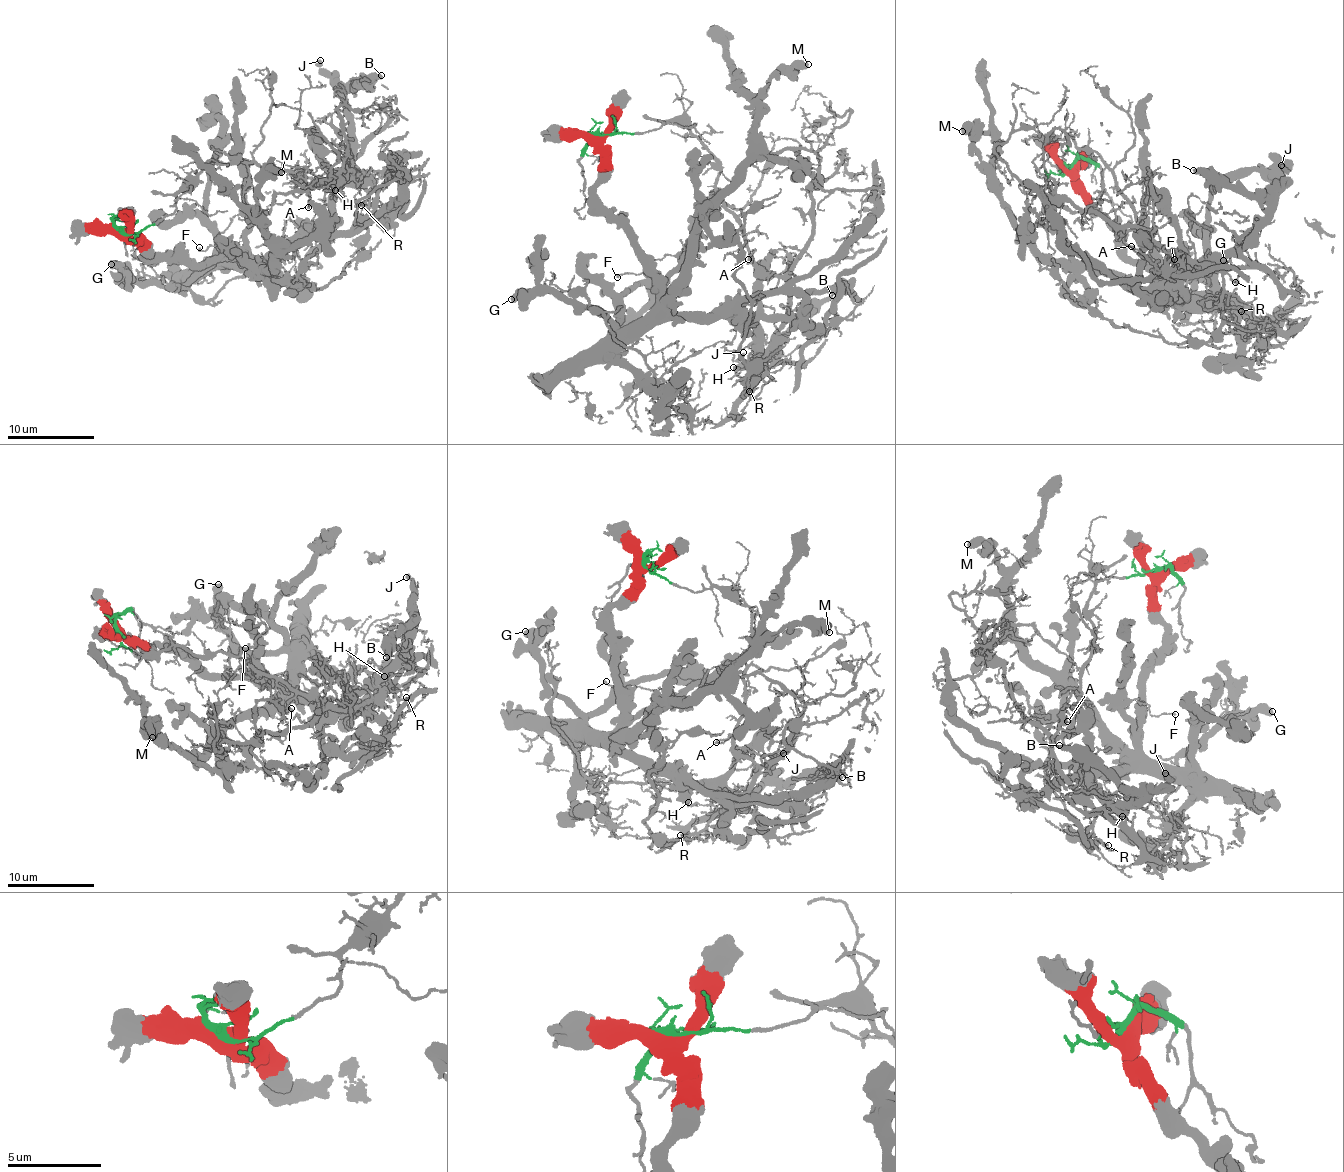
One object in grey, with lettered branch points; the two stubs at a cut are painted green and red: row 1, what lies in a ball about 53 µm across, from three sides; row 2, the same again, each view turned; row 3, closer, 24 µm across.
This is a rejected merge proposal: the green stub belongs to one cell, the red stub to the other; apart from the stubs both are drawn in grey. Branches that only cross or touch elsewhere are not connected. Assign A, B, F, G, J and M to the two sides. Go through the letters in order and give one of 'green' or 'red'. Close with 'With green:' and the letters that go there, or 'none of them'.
A: green
B: red
F: red
G: red
J: red
M: red
With green: A

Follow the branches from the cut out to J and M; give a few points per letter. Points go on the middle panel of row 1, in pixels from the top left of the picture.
J: (598, 136), (596, 196), (651, 269), (667, 304), (746, 321), (765, 360), (746, 365), (739, 361), (744, 352)
M: (598, 136), (596, 196), (665, 298), (689, 256), (693, 231), (738, 181), (768, 83), (779, 71), (808, 64)

